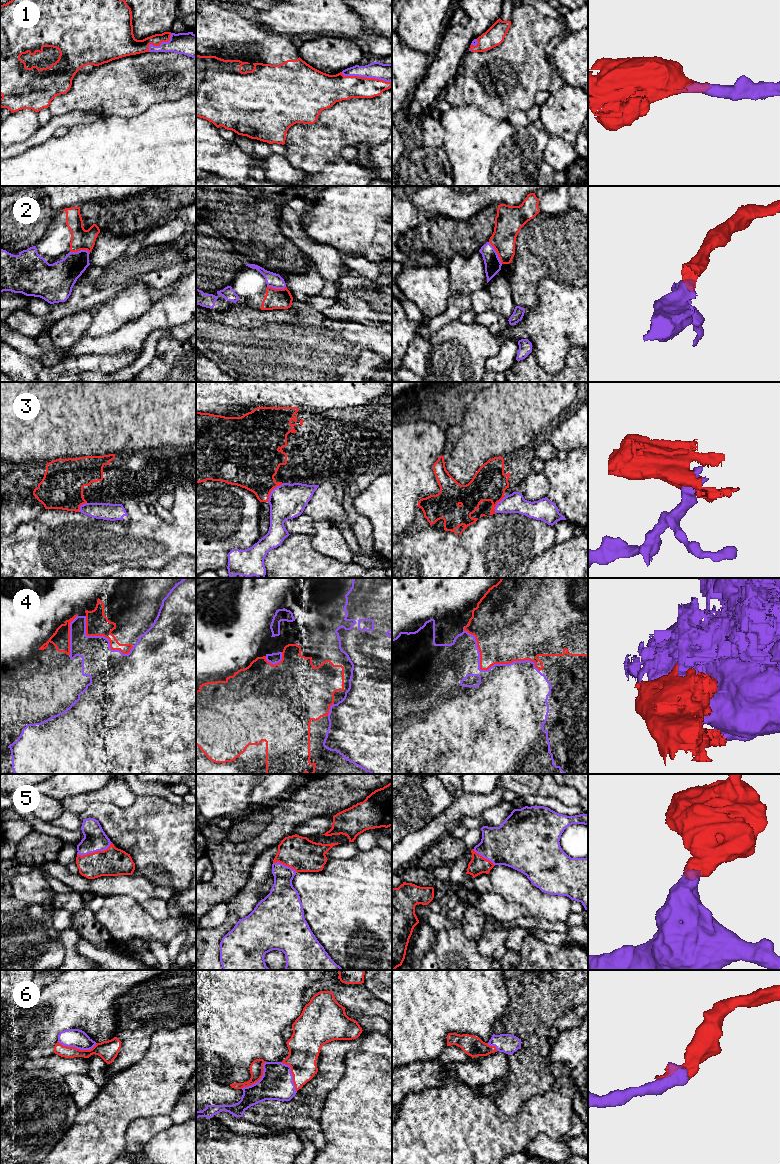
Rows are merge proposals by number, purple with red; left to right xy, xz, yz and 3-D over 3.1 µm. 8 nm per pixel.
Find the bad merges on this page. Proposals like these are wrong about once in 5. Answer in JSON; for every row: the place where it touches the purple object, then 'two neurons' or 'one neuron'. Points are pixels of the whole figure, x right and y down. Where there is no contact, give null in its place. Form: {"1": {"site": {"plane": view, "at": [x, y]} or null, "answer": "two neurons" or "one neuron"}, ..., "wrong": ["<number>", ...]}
{"1": {"site": {"plane": "xz", "at": [366, 77]}, "answer": "one neuron"}, "2": {"site": {"plane": "yz", "at": [496, 253]}, "answer": "one neuron"}, "3": {"site": {"plane": "xz", "at": [272, 490]}, "answer": "two neurons"}, "4": {"site": {"plane": "yz", "at": [490, 667]}, "answer": "two neurons"}, "5": {"site": {"plane": "xy", "at": [94, 851]}, "answer": "one neuron"}, "6": {"site": {"plane": "xy", "at": [77, 1048]}, "answer": "one neuron"}, "wrong": ["3", "4"]}

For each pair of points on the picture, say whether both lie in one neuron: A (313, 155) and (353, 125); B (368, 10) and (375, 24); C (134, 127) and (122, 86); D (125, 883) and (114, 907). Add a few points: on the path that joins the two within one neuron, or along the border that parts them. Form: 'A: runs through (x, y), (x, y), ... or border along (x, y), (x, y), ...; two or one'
A: runs through (323, 145), (343, 125); one
B: runs through (371, 13), (375, 17), (375, 21); one
C: border along (151, 105), (143, 112), (134, 116), (108, 116); two
D: border along (105, 897), (128, 895), (133, 897), (141, 906); two

